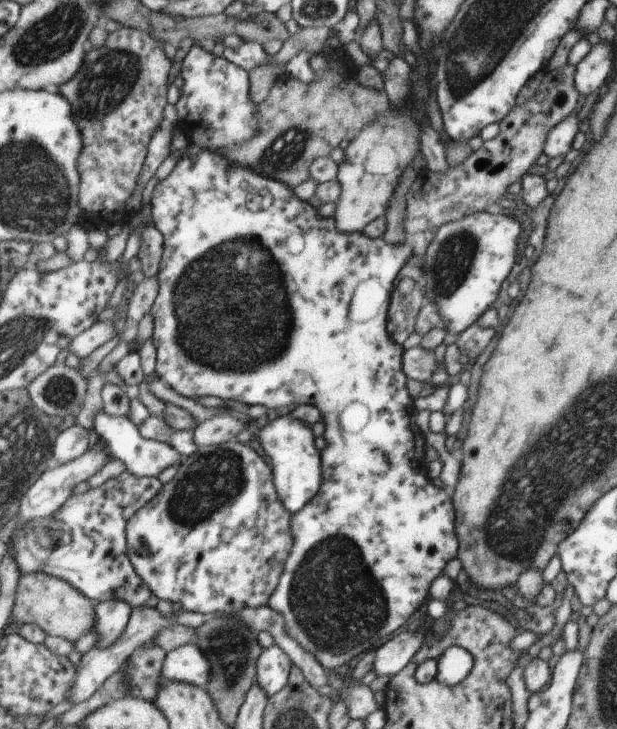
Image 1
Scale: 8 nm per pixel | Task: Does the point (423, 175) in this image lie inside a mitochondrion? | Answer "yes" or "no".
no

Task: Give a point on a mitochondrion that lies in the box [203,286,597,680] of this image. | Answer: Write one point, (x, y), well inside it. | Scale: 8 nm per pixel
(335, 598)

